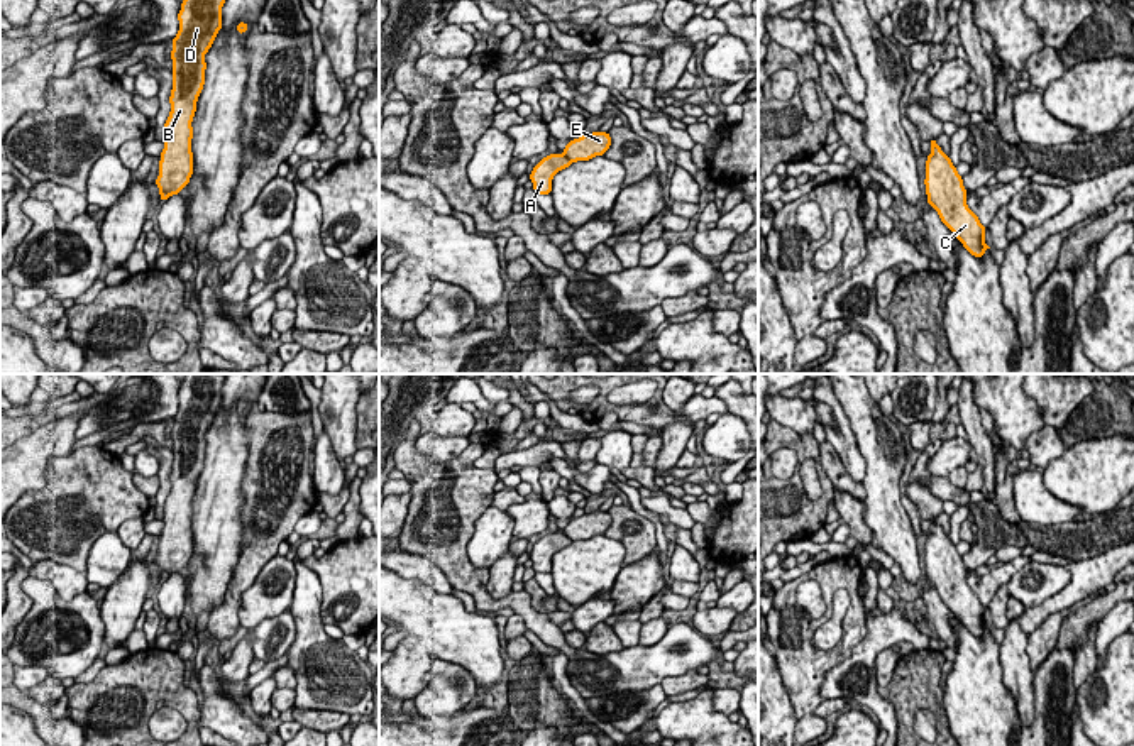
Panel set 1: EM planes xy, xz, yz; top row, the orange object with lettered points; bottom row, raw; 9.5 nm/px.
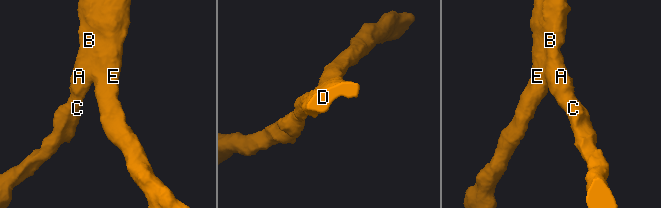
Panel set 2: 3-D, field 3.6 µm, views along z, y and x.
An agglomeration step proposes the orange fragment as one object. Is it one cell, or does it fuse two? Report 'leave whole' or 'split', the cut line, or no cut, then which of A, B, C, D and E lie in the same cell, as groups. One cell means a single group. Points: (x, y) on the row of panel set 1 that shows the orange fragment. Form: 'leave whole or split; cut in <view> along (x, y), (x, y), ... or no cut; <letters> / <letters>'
leave whole; no cut; A B C D E

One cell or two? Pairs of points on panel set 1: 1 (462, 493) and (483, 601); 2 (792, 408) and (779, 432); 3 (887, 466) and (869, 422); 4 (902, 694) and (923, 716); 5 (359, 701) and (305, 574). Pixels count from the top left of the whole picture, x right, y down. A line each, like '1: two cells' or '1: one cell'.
1: one cell
2: two cells
3: one cell
4: two cells
5: one cell

